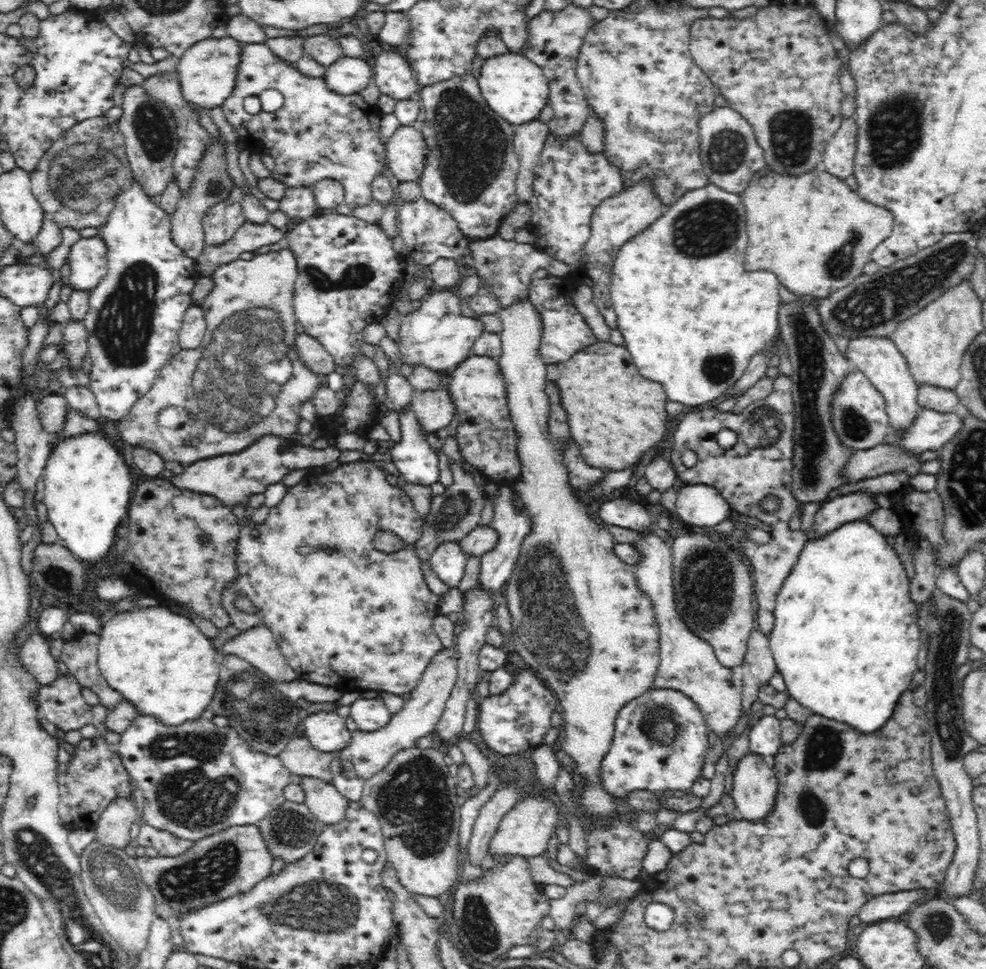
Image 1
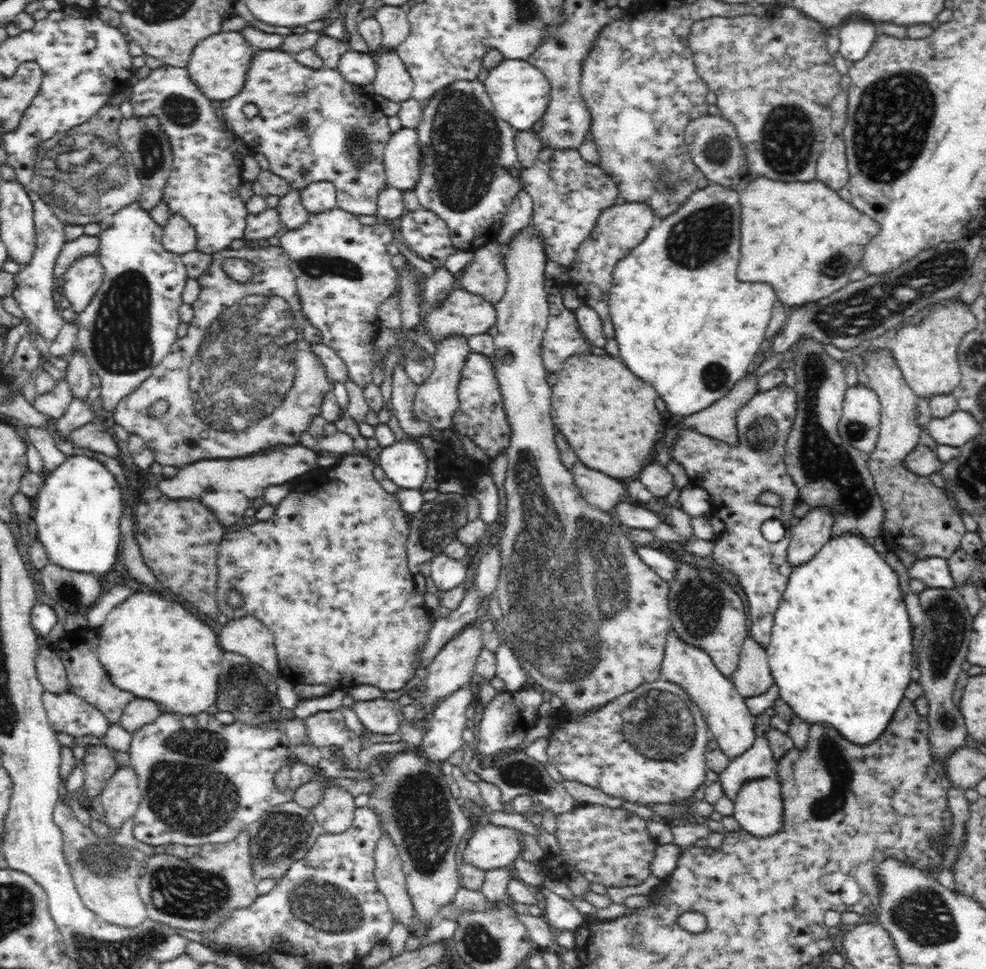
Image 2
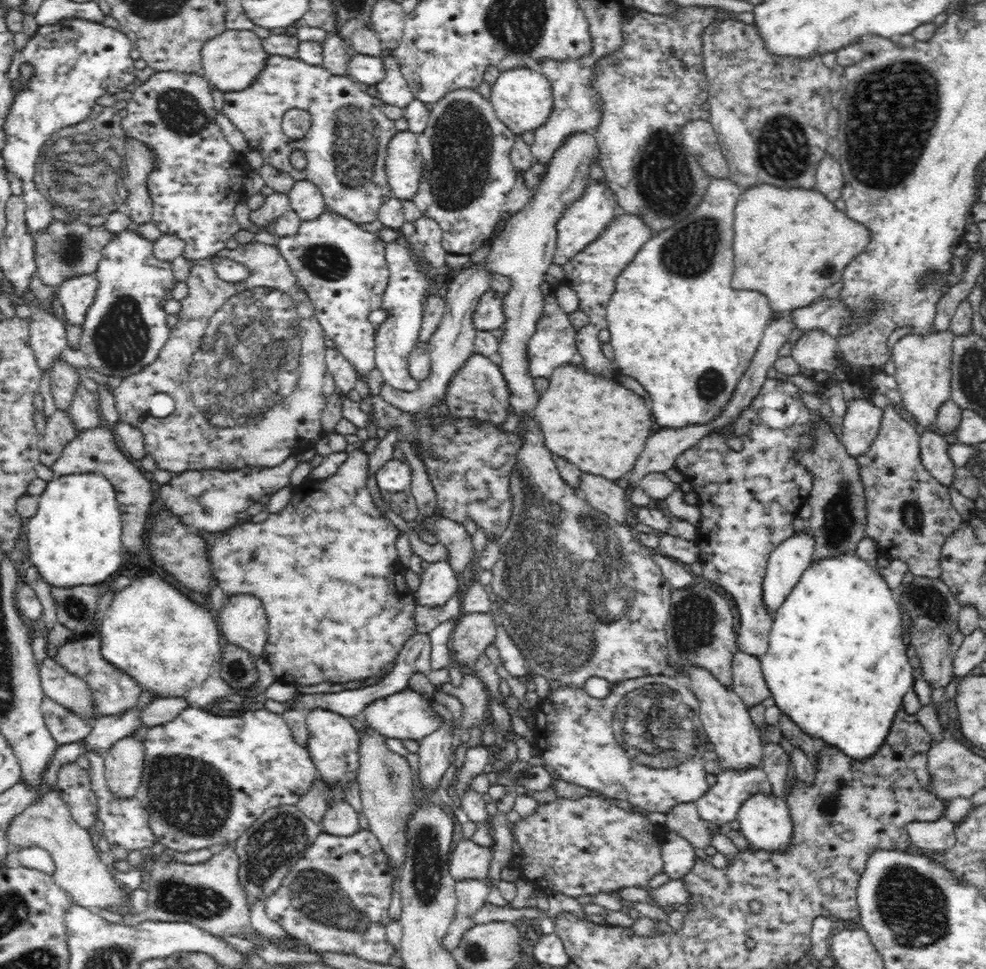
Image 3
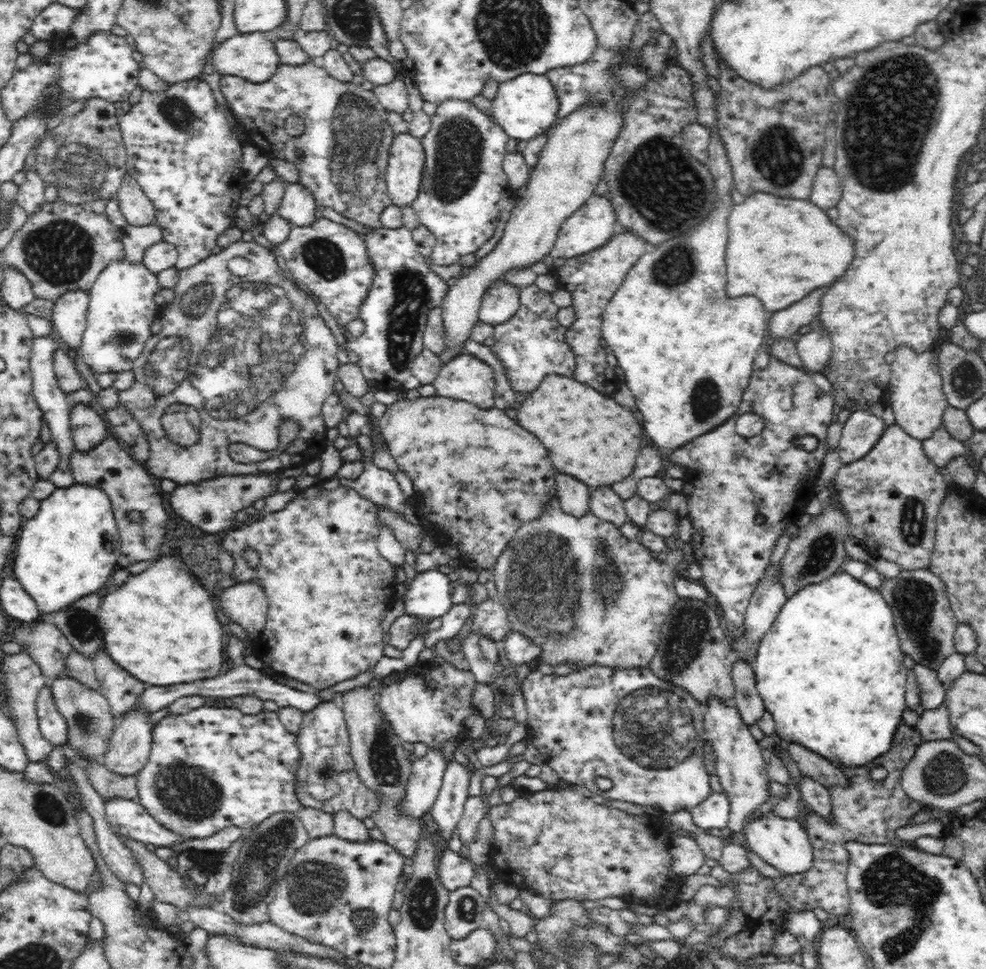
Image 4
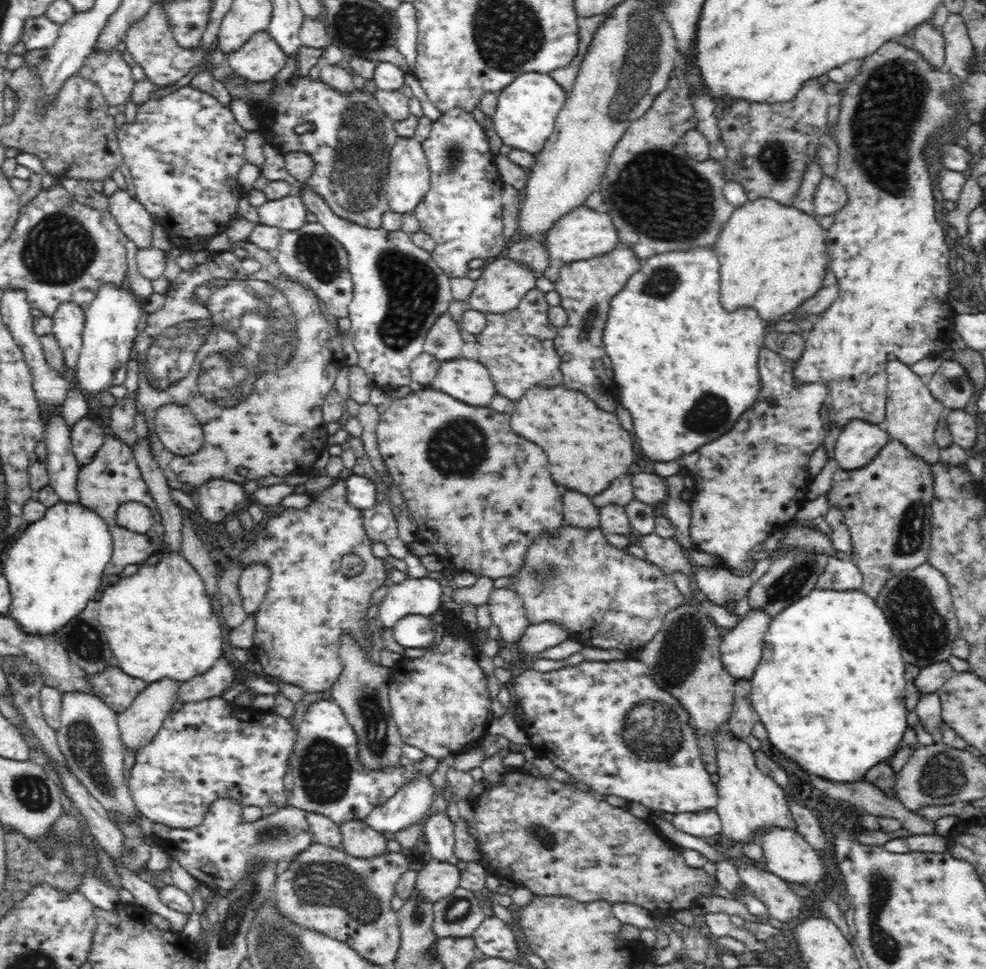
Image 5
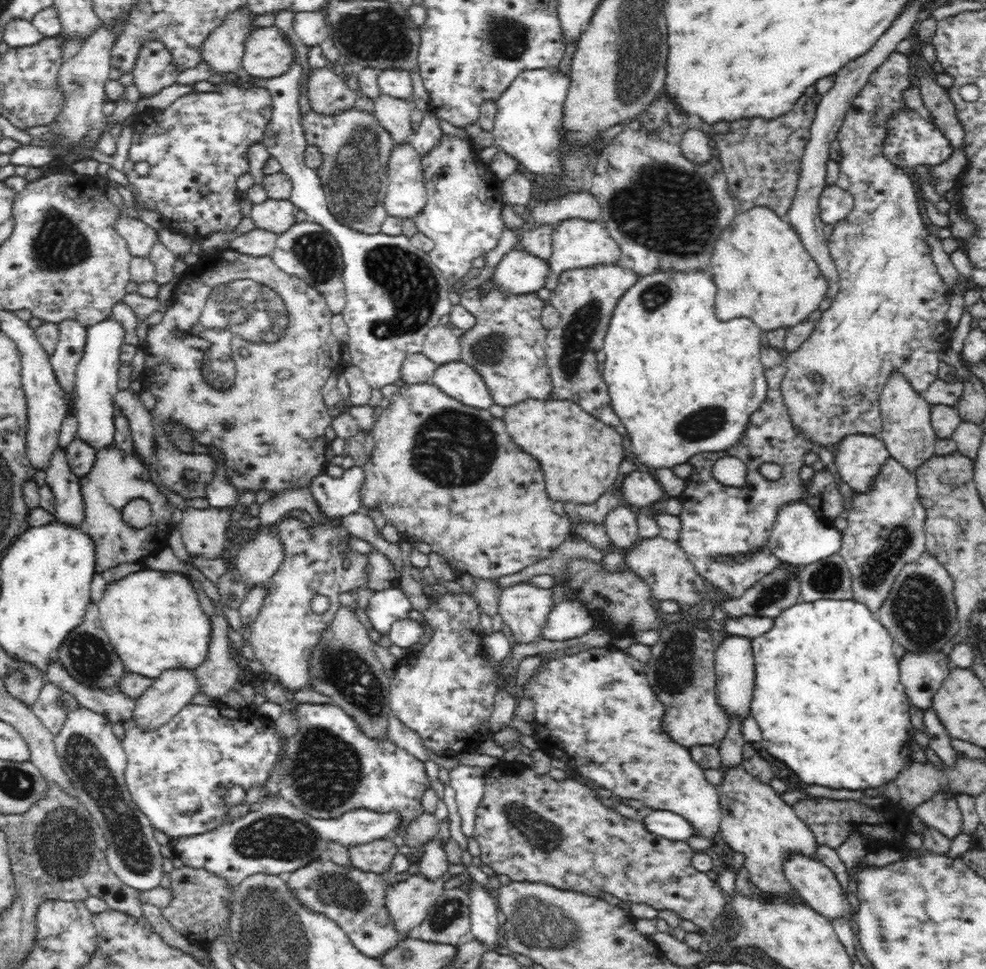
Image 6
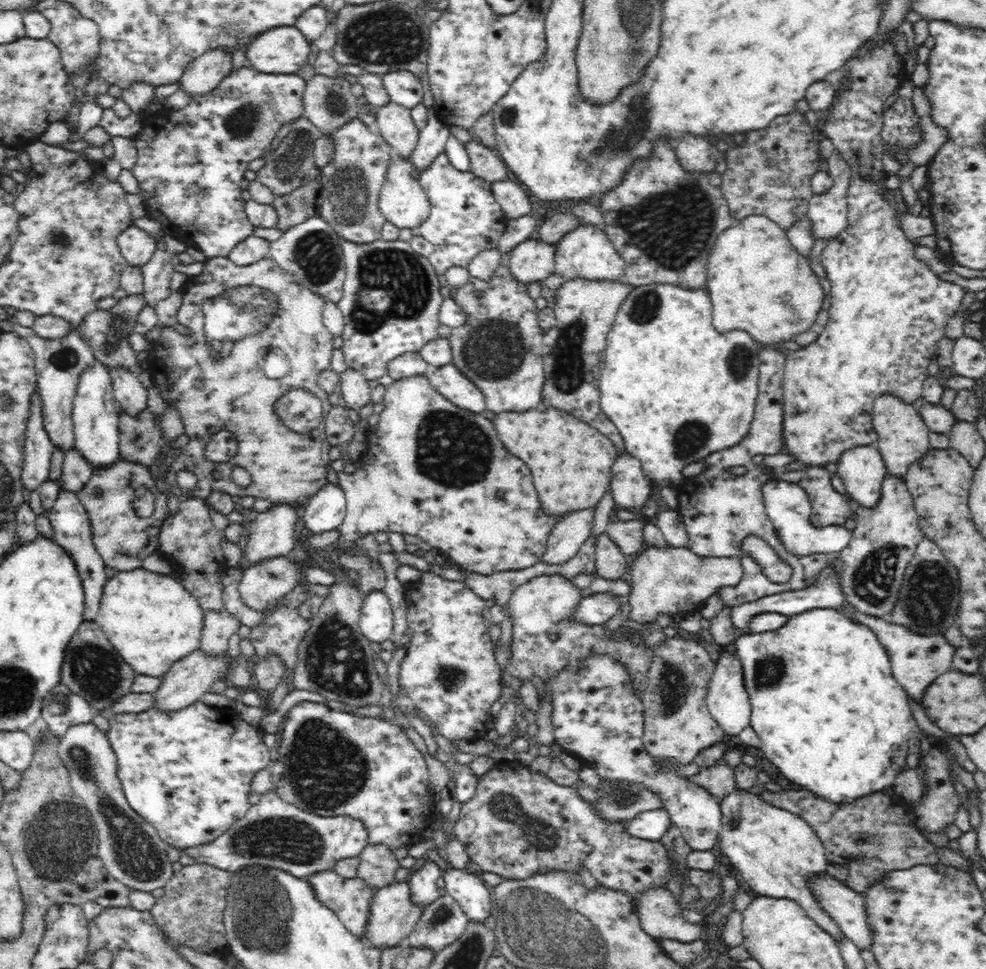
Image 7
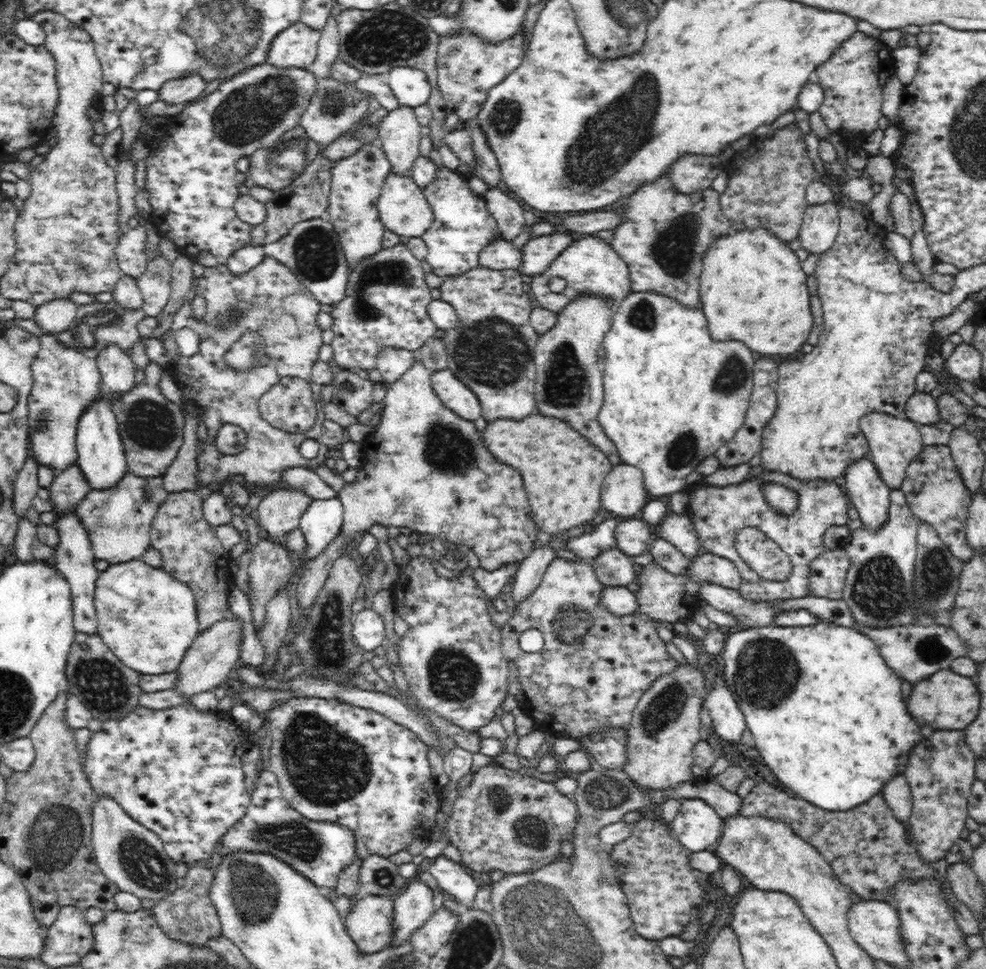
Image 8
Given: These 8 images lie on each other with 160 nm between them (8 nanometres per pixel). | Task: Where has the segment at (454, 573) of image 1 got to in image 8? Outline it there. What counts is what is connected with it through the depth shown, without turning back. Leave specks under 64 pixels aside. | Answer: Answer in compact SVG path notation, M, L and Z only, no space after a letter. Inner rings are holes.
M365 608L353 616L353 640L357 641L362 651L374 651L387 640L384 621L371 608Z

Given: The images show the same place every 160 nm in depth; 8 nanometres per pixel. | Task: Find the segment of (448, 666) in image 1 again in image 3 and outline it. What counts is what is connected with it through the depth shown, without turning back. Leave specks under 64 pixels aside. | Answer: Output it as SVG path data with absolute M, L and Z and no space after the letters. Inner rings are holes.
M494 611L461 615L454 625L452 656L458 666L472 666L486 648L496 640L496 614Z

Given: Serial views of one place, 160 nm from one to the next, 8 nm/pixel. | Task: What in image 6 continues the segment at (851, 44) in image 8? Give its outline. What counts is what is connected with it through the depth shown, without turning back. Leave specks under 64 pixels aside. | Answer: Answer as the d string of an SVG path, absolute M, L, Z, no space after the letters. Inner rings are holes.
M894 51L869 76L837 132L843 157L839 160L836 185L853 196L852 212L834 225L827 240L831 259L839 274L839 291L820 320L815 322L810 338L805 338L800 348L785 353L787 372L781 384L784 405L794 429L817 447L840 445L848 433L878 436L882 428L879 398L891 374L898 370L908 379L914 391L921 394L937 379L938 354L945 349L941 346L946 344L944 340L950 327L947 322L950 292L932 262L931 248L925 239L928 228L922 222L922 214L914 198L914 184L910 176L890 163L883 153L886 119L900 109L907 109L900 94L910 86L910 82L910 60L905 54Z

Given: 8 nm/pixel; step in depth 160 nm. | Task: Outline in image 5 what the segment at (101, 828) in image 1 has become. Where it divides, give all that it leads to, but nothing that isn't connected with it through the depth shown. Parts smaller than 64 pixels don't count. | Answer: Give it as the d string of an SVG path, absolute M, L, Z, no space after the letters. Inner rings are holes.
M162 679L160 682L150 683L132 701L132 704L117 715L117 725L120 729L122 749L136 754L137 749L147 745L162 728L164 719L171 713L172 706L178 701L178 690L181 683L172 679Z

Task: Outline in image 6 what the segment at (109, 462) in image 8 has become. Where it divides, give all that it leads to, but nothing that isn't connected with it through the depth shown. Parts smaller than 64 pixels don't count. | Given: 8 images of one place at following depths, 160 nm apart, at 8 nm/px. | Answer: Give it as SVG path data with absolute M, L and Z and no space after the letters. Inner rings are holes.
M106 317L86 327L86 344L77 367L75 381L76 419L78 439L102 451L115 445L114 398L119 392L119 370L122 343L125 342L125 327L120 320Z

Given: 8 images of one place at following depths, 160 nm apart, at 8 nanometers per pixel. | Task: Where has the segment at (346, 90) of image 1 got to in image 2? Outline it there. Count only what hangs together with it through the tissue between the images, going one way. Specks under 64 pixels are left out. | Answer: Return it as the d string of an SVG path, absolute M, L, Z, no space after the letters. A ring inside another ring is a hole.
M350 49L340 57L337 70L346 81L364 87L374 82L376 68L376 59L370 57L368 53Z

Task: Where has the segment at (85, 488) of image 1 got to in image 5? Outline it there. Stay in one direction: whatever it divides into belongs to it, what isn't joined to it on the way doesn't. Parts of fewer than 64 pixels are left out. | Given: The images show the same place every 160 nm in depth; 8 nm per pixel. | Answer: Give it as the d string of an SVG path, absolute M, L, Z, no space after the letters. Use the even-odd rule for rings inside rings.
M60 499L58 504L47 508L47 512L42 518L34 523L27 524L27 528L15 539L14 544L11 544L10 548L7 550L4 569L1 570L1 574L4 575L8 581L11 594L9 613L6 614L6 616L15 620L21 630L30 636L46 636L46 634L60 632L62 626L66 626L74 616L78 616L78 613L82 612L83 608L86 608L86 604L88 604L90 600L96 598L96 594L100 592L100 586L106 584L106 575L104 572L112 556L113 540L109 531L109 525L102 520L102 517L98 516L98 513L94 512L94 510L86 508L80 501L64 501Z

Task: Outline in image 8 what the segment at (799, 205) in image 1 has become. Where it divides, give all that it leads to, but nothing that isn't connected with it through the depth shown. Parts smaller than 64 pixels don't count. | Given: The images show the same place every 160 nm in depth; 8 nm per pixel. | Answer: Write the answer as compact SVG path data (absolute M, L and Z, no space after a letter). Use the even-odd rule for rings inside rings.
M769 228L731 231L710 245L703 256L699 278L700 307L714 340L742 340L757 357L797 359L800 348L807 342L808 330L813 326L813 313L806 286L806 274L800 268L798 257L787 242L780 240Z

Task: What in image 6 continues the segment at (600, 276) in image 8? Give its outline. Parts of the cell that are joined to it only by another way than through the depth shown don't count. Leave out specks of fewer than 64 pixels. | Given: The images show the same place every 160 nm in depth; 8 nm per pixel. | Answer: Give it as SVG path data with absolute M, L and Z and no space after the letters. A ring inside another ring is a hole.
M568 218L552 228L551 255L548 258L550 274L546 277L545 287L553 291L562 272L574 268L590 268L596 264L617 264L621 250L618 243L610 236L603 221Z

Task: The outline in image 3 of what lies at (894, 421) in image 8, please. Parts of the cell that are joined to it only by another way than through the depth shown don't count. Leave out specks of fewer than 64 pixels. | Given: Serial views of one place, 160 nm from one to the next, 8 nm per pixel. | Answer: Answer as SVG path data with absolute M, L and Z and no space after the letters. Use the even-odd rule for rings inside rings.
M951 330L928 332L926 336L907 334L891 348L891 360L896 365L894 378L902 397L902 406L912 414L913 424L920 430L934 429L938 409L952 394L952 345L955 335Z

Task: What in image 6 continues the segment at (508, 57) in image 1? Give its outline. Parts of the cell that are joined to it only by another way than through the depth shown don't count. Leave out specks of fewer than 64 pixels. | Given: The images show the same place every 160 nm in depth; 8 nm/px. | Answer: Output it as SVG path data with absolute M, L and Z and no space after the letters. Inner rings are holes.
M558 68L522 71L495 101L494 135L500 150L515 158L522 171L535 176L558 176L558 128L570 88L570 77Z

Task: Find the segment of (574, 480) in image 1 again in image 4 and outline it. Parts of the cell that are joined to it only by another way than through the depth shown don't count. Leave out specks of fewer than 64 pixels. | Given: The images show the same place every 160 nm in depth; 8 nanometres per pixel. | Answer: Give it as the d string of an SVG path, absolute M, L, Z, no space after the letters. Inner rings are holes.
M610 485L590 488L589 502L592 515L600 520L611 522L618 528L629 522L628 514L624 507L624 500L614 492Z

